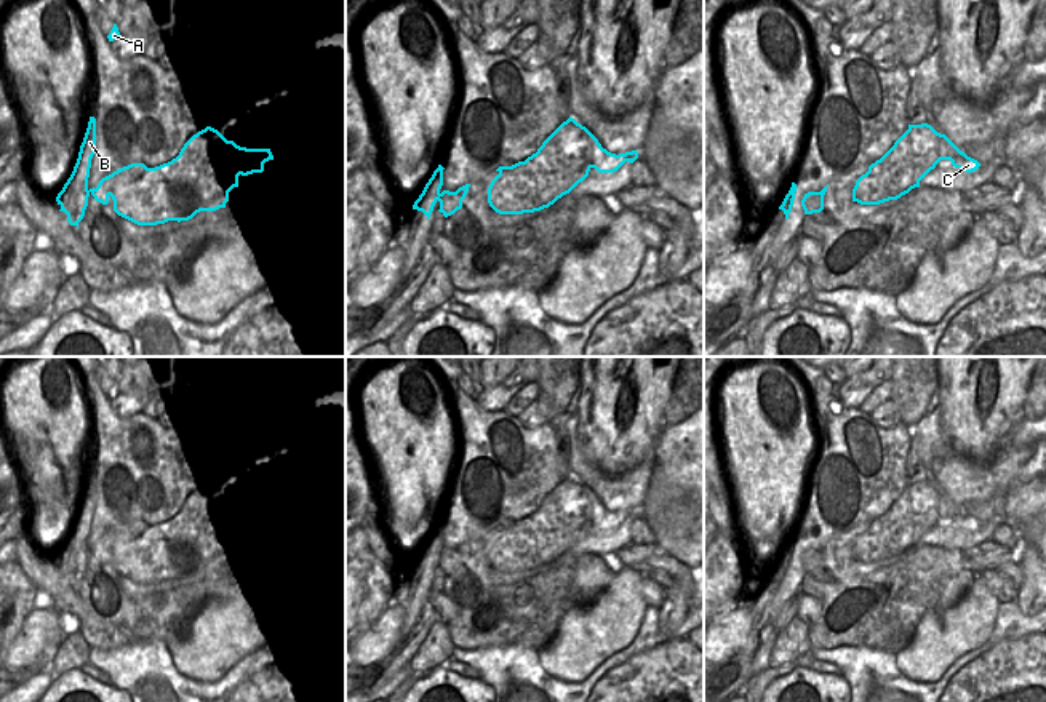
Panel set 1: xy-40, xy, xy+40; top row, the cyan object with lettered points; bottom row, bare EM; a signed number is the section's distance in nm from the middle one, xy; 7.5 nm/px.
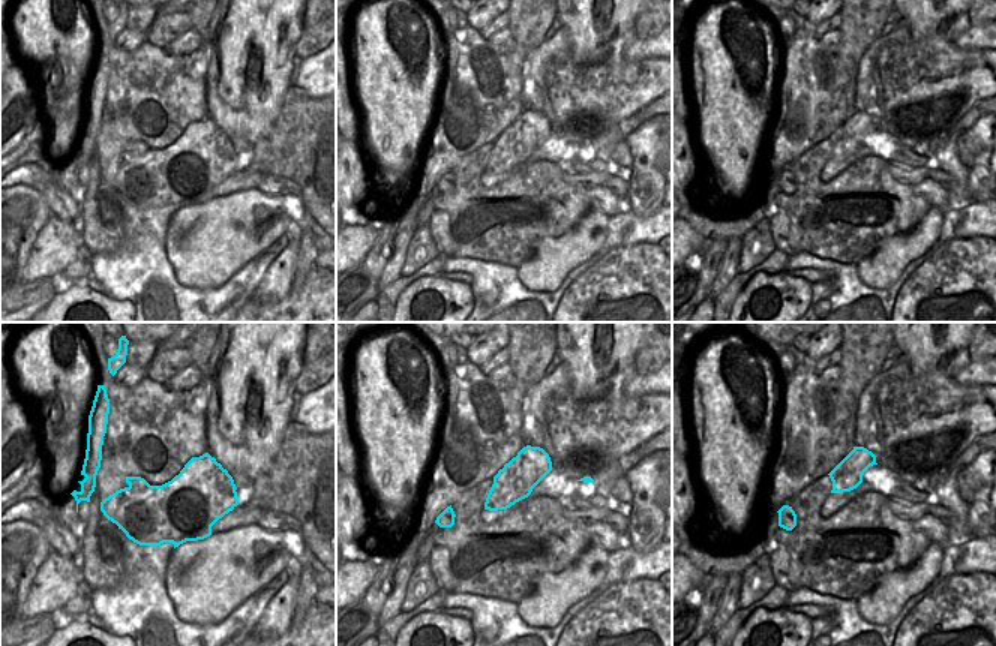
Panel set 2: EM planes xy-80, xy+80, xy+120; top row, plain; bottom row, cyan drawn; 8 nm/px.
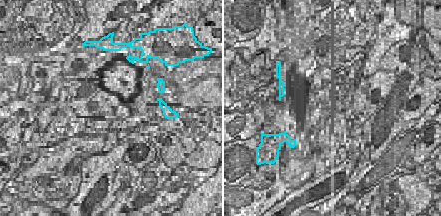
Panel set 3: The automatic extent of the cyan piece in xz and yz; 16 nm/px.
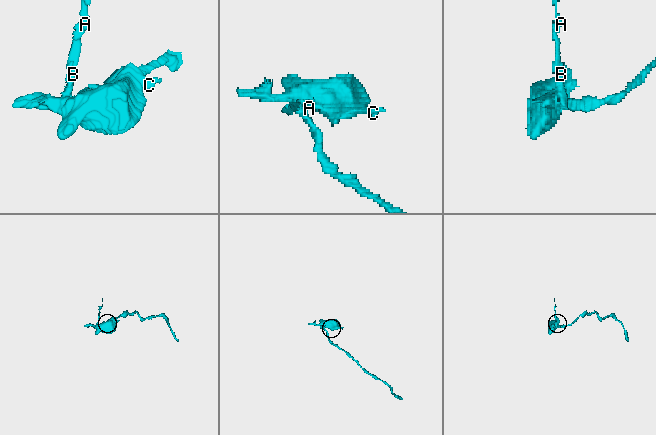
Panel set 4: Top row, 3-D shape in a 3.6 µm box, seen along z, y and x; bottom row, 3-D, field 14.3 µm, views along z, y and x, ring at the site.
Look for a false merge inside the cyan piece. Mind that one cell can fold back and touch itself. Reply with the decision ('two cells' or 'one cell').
two cells

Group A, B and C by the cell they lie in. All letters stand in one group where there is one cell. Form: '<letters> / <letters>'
A B / C

